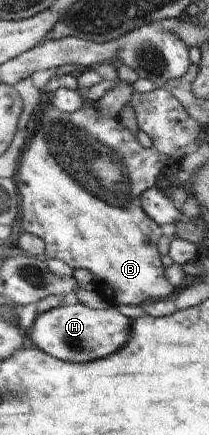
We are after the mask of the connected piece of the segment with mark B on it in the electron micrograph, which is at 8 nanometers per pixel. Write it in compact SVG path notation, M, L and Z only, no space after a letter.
M52 105L45 106L41 113L37 116L37 121L33 122L34 129L37 130L36 135L28 139L28 147L24 147L19 160L18 183L16 183L17 191L21 197L22 211L20 212L21 230L29 232L31 235L37 236L45 246L45 253L41 255L44 259L58 259L72 269L86 269L92 272L95 281L92 282L98 293L102 294L107 301L114 307L120 305L138 305L147 300L165 300L172 298L178 289L168 281L165 275L165 267L162 264L161 254L158 251L158 243L167 230L158 226L148 215L142 210L141 196L144 191L156 186L156 179L160 175L165 166L163 158L160 157L158 151L154 147L145 149L138 143L137 137L132 135L121 123L119 117L104 118L101 113L98 114L92 106L83 107L75 113L63 113Z

